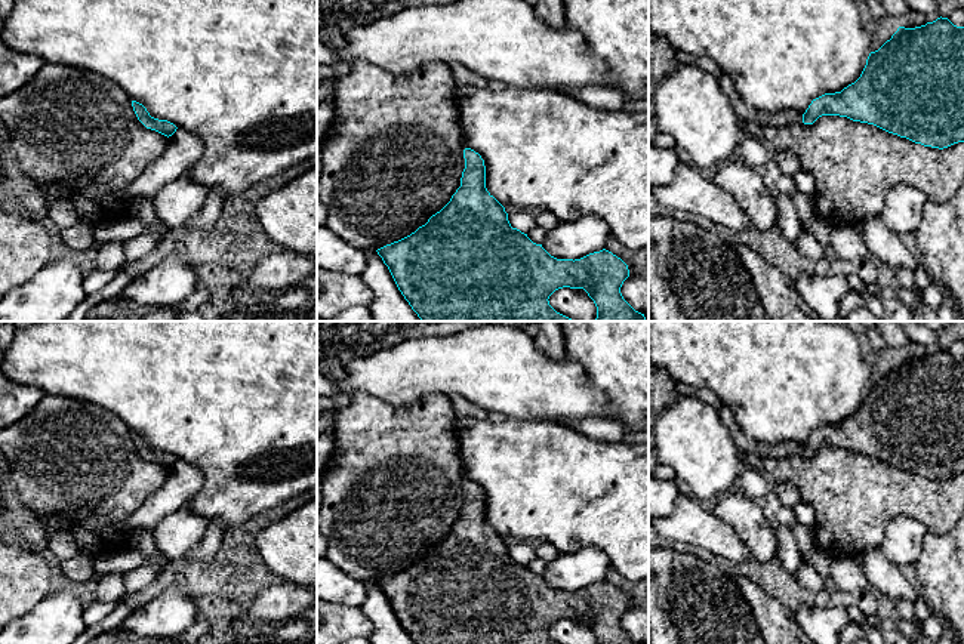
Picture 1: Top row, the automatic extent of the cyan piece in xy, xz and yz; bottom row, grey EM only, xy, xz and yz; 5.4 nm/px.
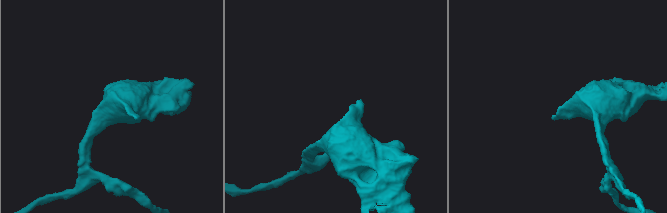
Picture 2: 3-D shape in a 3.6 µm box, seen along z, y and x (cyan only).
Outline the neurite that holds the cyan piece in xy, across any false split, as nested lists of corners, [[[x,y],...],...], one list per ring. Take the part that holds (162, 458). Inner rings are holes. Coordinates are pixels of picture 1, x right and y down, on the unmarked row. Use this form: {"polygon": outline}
{"polygon": [[[132,432],[132,438],[133,438],[133,443],[135,443],[138,452],[147,460],[155,462],[167,469],[176,463],[178,459],[173,455],[170,455],[167,452],[158,452],[158,450],[151,449],[142,435]]]}

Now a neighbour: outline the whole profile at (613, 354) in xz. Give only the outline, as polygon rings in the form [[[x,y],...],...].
[[[560,321],[566,355],[576,361],[586,379],[609,400],[609,412],[601,417],[622,423],[629,432],[649,431],[649,321]]]

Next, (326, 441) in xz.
[[[338,392],[332,397],[317,394],[317,419],[330,412],[333,420],[321,434],[317,434],[317,475],[324,469],[336,446],[336,415],[351,401],[349,392]]]

